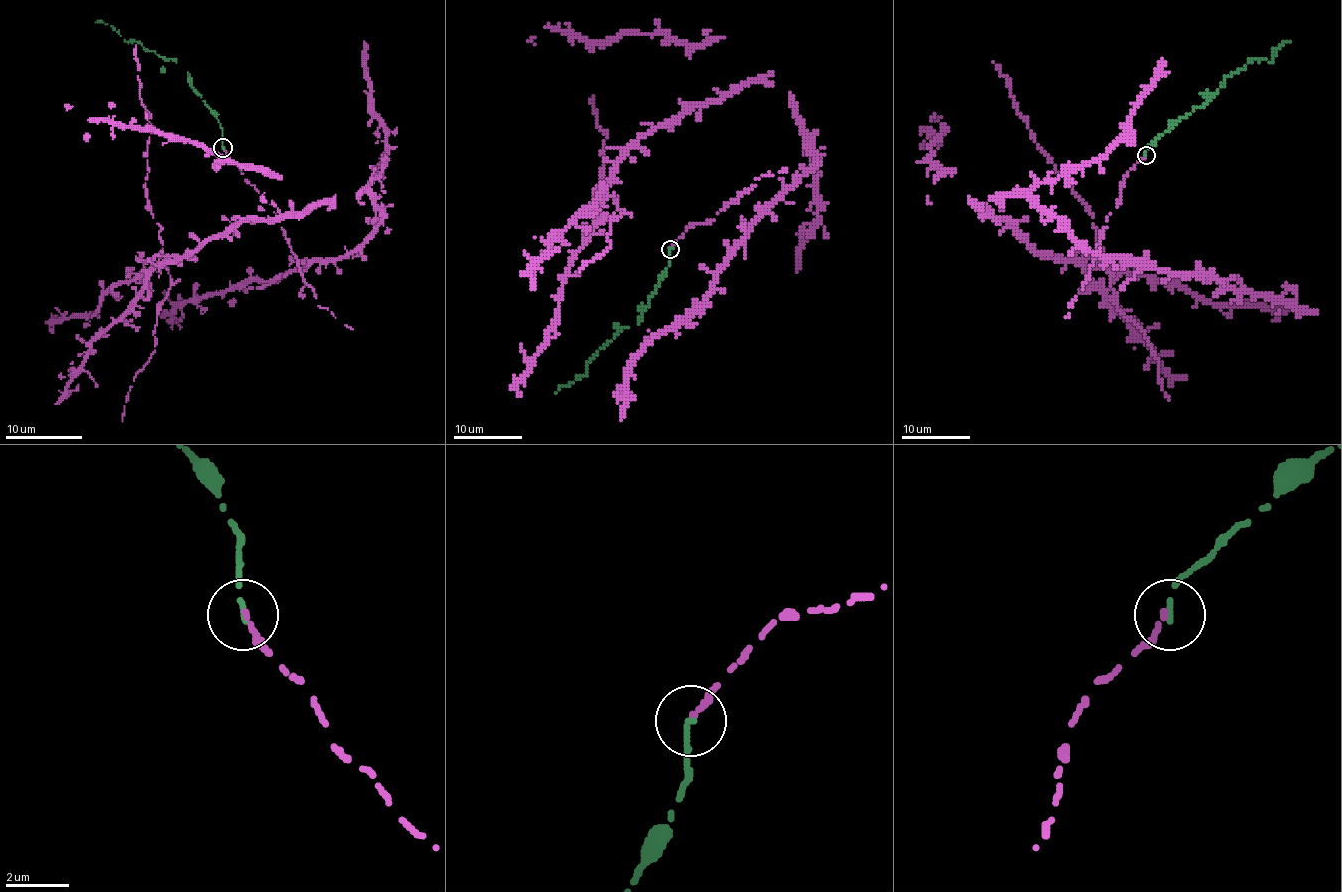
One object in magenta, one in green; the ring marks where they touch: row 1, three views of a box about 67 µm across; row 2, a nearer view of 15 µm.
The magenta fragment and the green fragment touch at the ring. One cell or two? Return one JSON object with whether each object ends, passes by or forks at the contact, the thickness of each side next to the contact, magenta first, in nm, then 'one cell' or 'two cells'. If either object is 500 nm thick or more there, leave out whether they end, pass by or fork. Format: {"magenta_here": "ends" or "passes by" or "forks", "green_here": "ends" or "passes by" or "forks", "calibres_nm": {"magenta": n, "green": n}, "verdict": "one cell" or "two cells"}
{"magenta_here": "ends", "green_here": "ends", "calibres_nm": {"magenta": 200, "green": 160}, "verdict": "one cell"}

